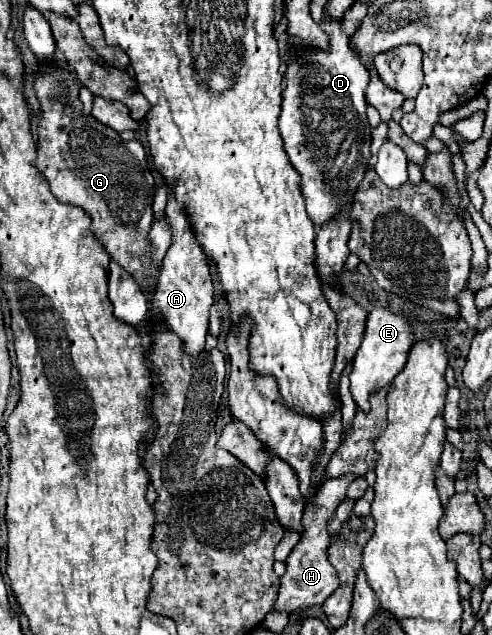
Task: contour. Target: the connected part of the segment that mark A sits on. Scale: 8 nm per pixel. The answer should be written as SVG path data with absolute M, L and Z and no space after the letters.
M170 198L166 204L166 216L168 224L172 226L172 244L162 260L156 292L152 294L152 308L166 324L166 328L184 340L186 352L190 356L196 356L204 350L204 338L208 332L208 310L214 304L212 264L210 258L202 252L194 230L190 230L186 212L182 212L182 206L174 198Z

